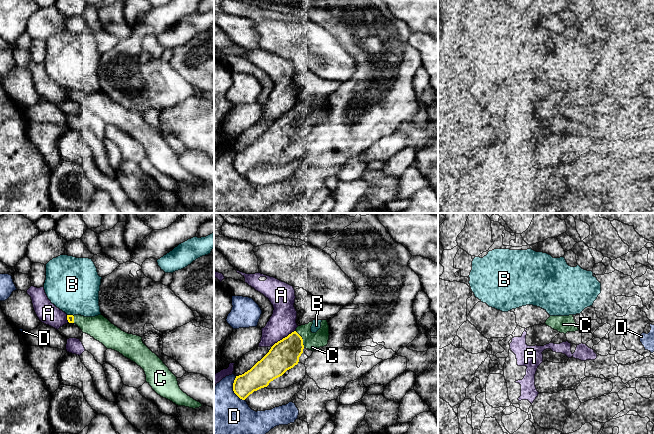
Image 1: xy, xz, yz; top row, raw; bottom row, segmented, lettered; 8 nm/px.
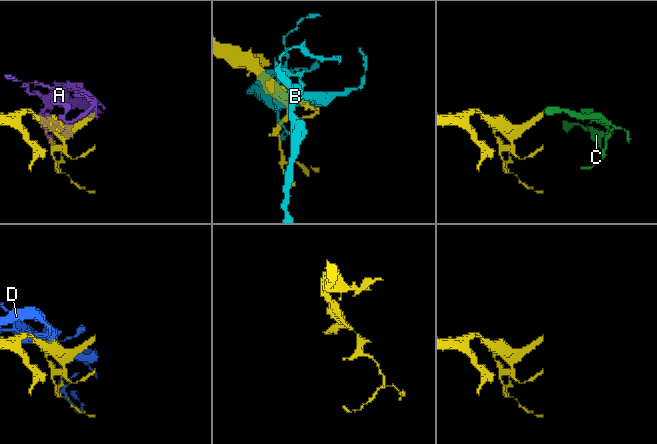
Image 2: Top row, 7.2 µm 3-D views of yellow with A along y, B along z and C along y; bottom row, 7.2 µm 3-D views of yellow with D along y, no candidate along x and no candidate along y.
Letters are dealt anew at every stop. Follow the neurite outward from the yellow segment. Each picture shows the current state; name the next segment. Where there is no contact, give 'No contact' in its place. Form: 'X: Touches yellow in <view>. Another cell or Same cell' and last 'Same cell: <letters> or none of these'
A: Touches yellow in xz. Another cell
B: Touches yellow in xy. Another cell
C: Touches yellow in xz. Same cell
D: Touches yellow in xz. Another cell
Same cell: C

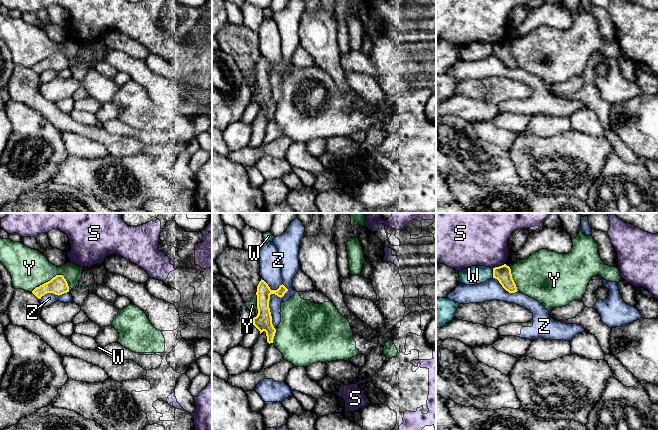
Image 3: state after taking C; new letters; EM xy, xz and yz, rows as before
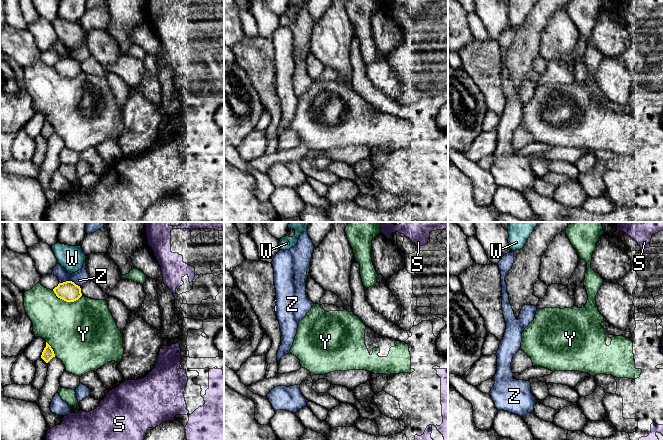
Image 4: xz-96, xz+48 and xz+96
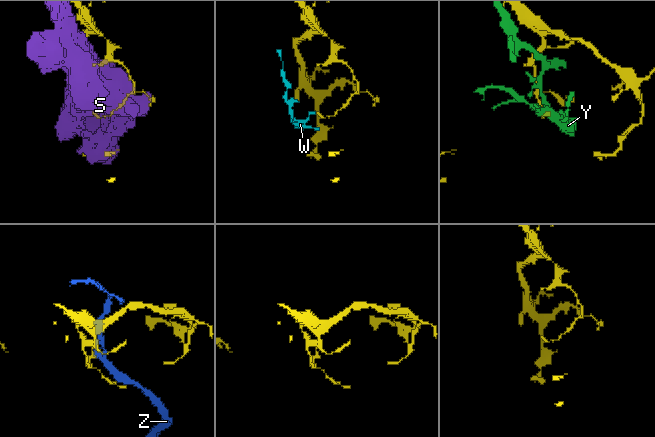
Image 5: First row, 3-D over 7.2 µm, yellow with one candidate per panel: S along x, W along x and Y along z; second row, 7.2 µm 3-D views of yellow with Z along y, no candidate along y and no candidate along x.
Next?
S: Touches yellow in yz. Another cell
W: Touches yellow in yz. Another cell
Y: Touches yellow in xy. Another cell
Z: Touches yellow in xz. Another cell
Same cell: none of these

